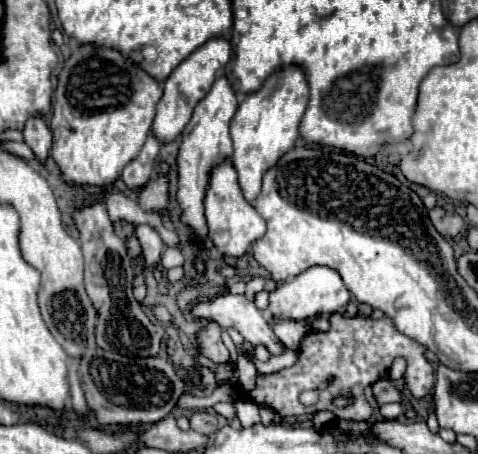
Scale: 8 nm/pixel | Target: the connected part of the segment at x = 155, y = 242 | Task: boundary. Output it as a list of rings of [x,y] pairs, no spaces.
[[[139,226],[137,228],[137,238],[141,242],[143,248],[143,258],[145,258],[145,266],[155,266],[161,260],[161,252],[163,252],[163,240],[159,238],[159,234],[151,228],[151,226]]]

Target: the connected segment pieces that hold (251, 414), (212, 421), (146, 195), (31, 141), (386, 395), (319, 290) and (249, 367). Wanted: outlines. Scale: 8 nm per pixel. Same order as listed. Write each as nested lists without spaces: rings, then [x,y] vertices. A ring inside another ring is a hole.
[[[237,400],[237,418],[241,420],[243,426],[253,426],[255,424],[255,404],[249,400]]]
[[[205,410],[205,412],[195,412],[191,416],[191,428],[203,436],[211,436],[219,430],[217,426],[217,418],[211,410]]]
[[[167,164],[161,166],[161,174],[151,180],[139,194],[137,194],[137,202],[143,210],[151,212],[151,210],[157,210],[157,212],[165,212],[167,208],[167,196],[169,196],[169,186],[167,186],[167,178],[165,178],[165,172],[167,172]]]
[[[41,118],[27,120],[23,128],[23,136],[25,136],[25,144],[33,150],[35,158],[45,162],[51,148],[51,130],[45,126],[45,122]]]
[[[389,378],[377,380],[373,384],[373,396],[375,396],[379,406],[383,406],[387,402],[401,402],[401,392],[393,386],[393,382]]]
[[[311,266],[309,270],[301,272],[289,282],[279,284],[273,292],[269,292],[269,306],[267,314],[273,316],[273,320],[295,320],[295,322],[305,322],[309,318],[321,316],[321,314],[335,314],[345,308],[349,302],[351,294],[345,288],[341,276],[327,268],[327,266]]]
[[[239,356],[239,388],[245,394],[249,394],[255,388],[255,378],[257,378],[255,366],[247,358]]]

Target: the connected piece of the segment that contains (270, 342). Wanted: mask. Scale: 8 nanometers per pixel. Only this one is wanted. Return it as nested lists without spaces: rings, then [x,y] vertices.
[[[225,294],[215,300],[201,302],[193,308],[193,314],[197,318],[211,318],[221,328],[239,330],[239,334],[251,346],[263,344],[269,350],[269,354],[273,354],[273,356],[283,354],[287,350],[281,344],[281,340],[275,336],[275,332],[269,328],[267,320],[263,318],[263,312],[257,310],[257,306],[251,300],[247,300],[245,296]]]

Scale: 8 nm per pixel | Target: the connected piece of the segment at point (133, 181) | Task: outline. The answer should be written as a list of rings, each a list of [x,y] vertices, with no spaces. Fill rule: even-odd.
[[[149,134],[139,156],[135,160],[131,160],[123,170],[121,178],[129,190],[139,192],[139,188],[143,188],[143,184],[147,184],[147,180],[151,180],[157,154],[159,154],[159,142],[155,140],[153,134]]]

